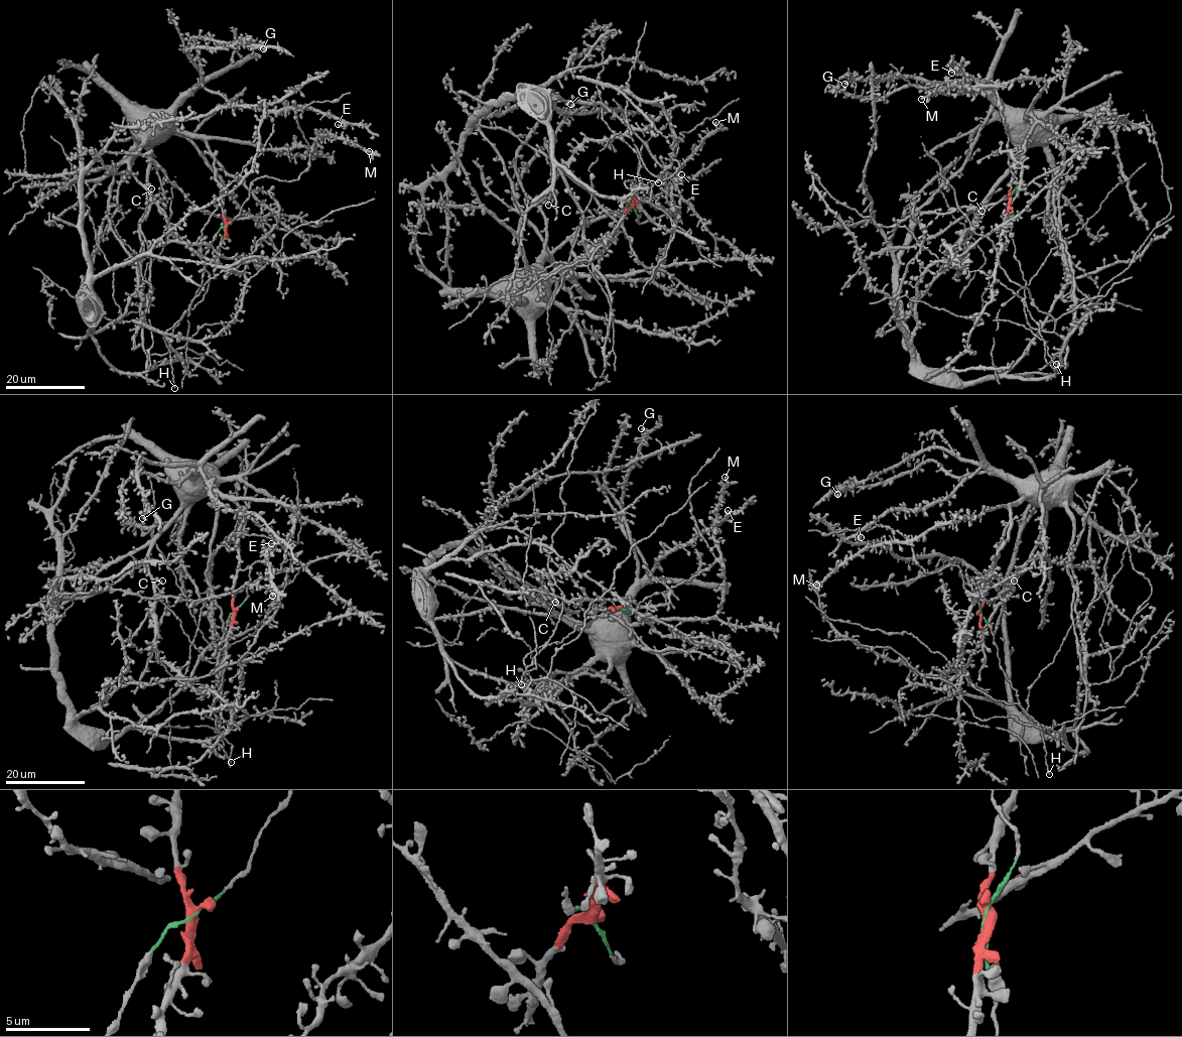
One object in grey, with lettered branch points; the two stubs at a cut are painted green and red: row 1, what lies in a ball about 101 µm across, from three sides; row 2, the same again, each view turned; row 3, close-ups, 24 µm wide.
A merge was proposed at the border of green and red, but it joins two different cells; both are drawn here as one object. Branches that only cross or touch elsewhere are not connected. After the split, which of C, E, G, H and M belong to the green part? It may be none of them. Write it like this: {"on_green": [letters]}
{"on_green": ["H"]}

